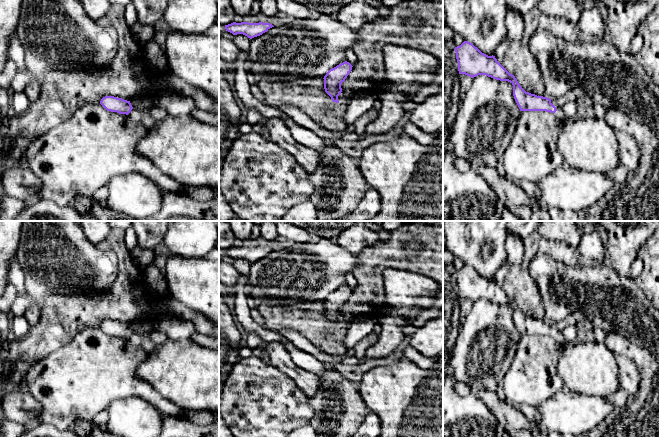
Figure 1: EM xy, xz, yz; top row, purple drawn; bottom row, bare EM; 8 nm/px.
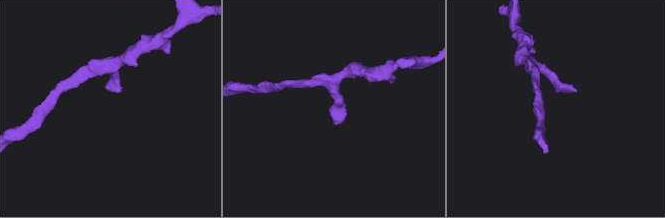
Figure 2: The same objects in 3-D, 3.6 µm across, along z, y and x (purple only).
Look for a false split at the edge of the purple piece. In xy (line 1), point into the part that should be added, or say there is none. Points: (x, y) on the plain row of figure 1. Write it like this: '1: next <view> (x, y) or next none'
1: next none

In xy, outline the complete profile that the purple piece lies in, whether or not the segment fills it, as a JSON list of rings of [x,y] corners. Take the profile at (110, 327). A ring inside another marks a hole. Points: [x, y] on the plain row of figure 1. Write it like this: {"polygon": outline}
{"polygon": [[[105,320],[101,323],[100,328],[107,334],[111,336],[117,336],[119,338],[128,339],[133,333],[130,325],[124,324],[122,322],[117,322],[114,320]]]}

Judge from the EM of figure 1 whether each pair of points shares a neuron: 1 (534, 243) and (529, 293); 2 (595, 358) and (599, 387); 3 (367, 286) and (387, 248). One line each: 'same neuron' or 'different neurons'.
1: same neuron
2: same neuron
3: same neuron

